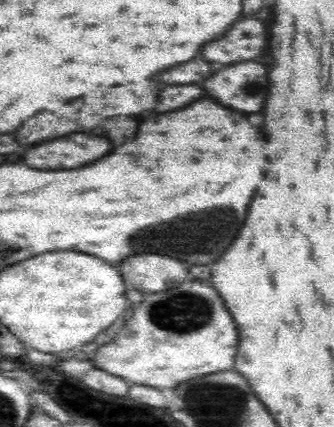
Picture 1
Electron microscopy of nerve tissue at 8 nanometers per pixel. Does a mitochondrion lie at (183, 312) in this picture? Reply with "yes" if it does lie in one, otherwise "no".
yes

